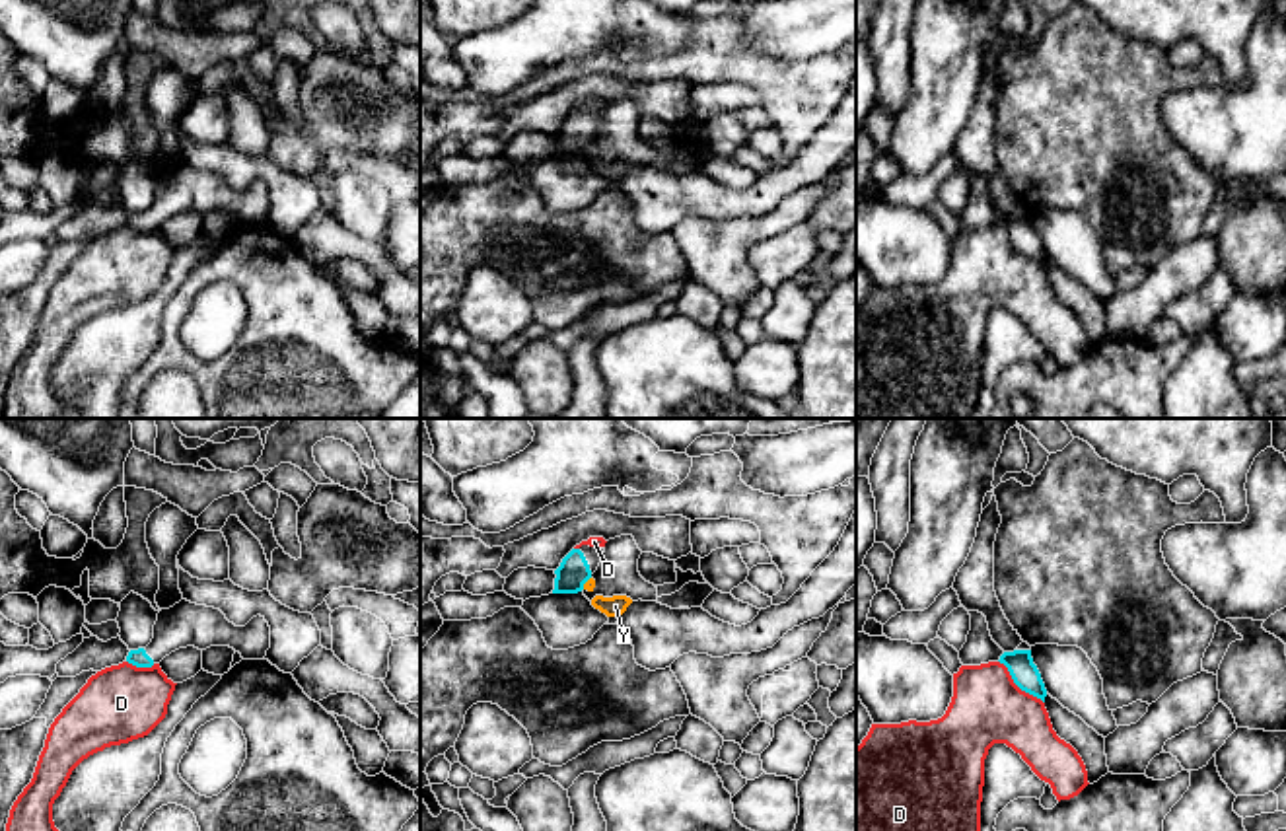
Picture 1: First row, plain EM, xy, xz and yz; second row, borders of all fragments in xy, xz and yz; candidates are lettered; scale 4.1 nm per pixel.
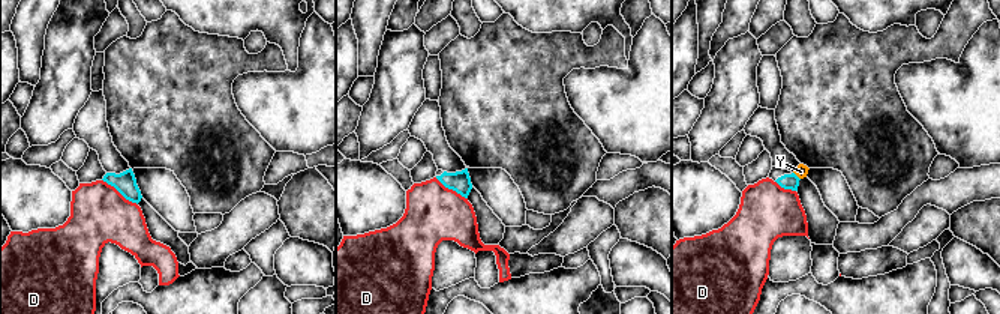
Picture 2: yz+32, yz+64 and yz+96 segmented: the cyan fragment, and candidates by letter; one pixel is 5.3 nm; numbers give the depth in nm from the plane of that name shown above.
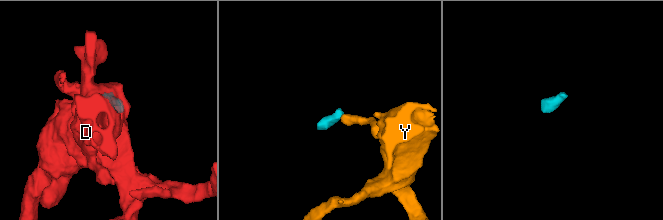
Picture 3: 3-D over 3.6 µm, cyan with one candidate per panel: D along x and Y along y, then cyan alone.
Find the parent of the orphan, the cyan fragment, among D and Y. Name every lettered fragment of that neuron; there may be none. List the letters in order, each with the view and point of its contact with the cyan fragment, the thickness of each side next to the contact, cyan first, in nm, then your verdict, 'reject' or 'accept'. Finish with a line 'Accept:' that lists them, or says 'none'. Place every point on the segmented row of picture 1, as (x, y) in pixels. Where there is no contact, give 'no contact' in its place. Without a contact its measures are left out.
D: yz (1018, 686) | 110/300 nm | reject
Y: xz (586, 580) | 130/50 nm | reject
Accept: none

